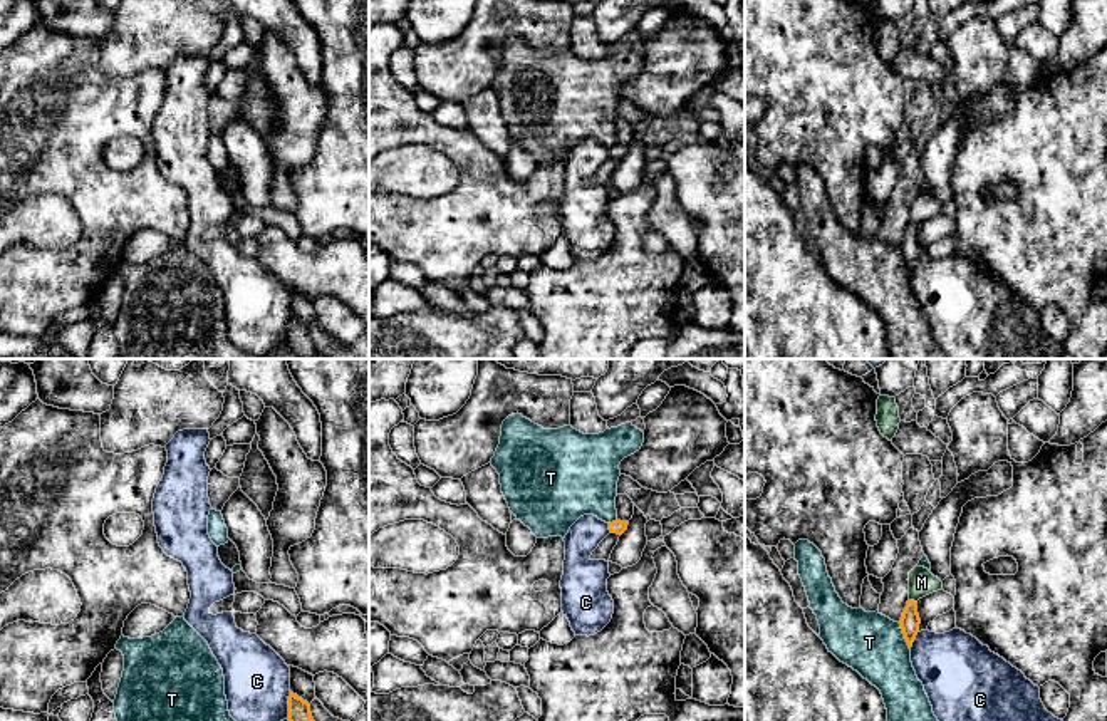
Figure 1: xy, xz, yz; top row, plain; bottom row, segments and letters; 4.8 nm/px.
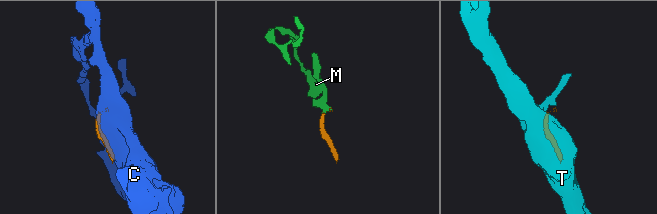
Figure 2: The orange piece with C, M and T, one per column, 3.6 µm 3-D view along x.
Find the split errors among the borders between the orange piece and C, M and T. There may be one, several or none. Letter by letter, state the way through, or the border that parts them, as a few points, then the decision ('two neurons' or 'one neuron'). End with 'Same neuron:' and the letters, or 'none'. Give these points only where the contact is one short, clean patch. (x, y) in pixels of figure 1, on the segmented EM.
C: two neurons
M: across yz (909, 622), (913, 601), (921, 582) | one neuron
T: two neurons
Same neuron: M

